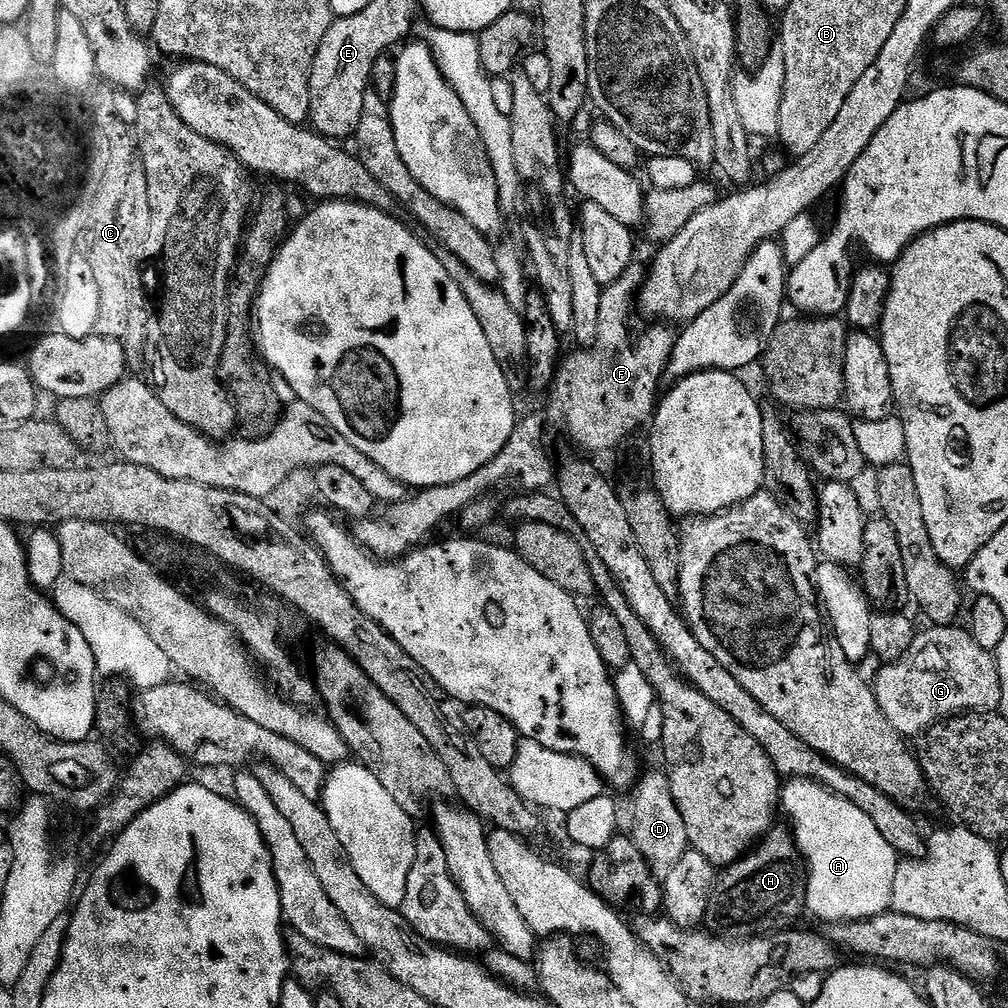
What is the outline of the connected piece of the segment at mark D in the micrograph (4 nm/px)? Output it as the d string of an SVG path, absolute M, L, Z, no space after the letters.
M664 770L658 772L645 771L634 785L636 801L632 804L632 841L642 850L646 862L657 877L663 878L674 870L678 858L689 852L686 825L682 822L681 811L675 805L671 794L670 782Z

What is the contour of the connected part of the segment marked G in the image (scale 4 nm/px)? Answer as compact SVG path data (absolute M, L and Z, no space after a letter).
M964 626L925 627L902 658L885 663L874 679L876 701L890 726L905 738L916 738L950 716L990 712L1002 702L996 657L982 650Z

